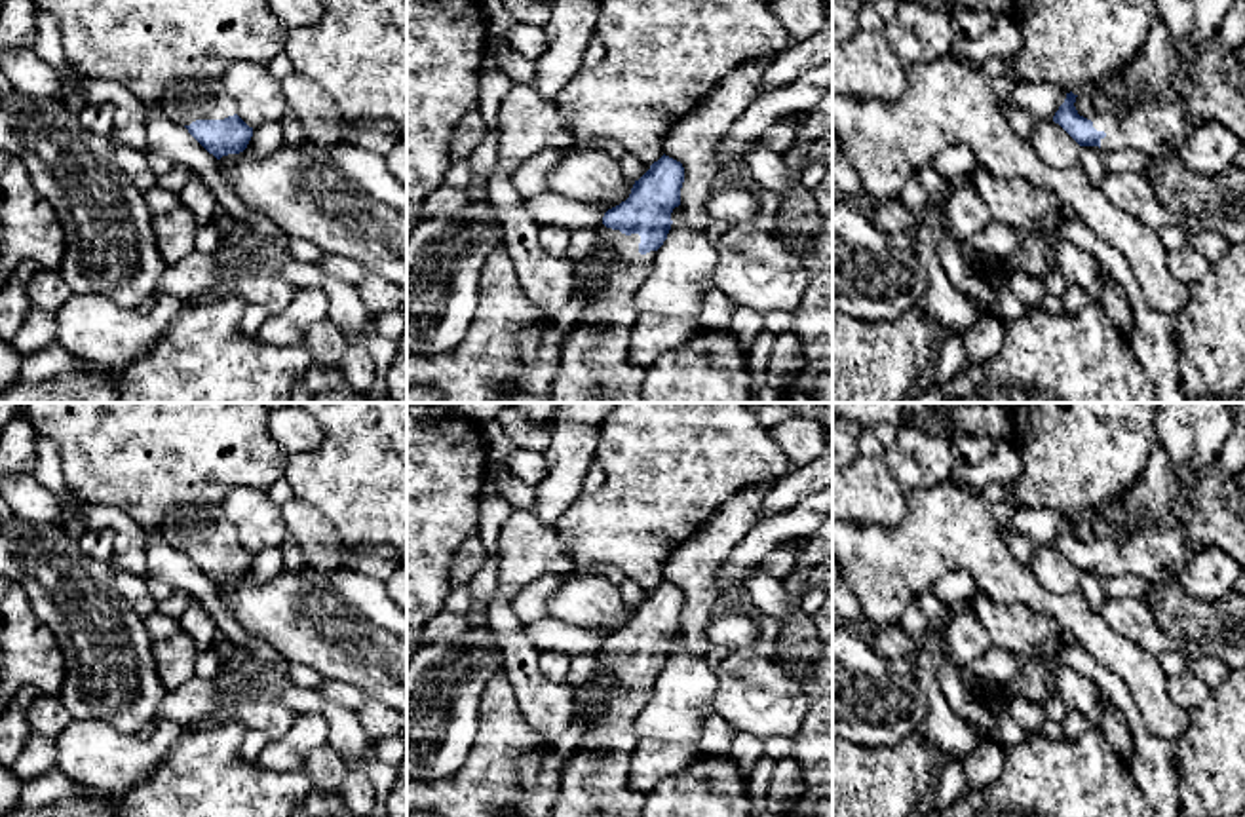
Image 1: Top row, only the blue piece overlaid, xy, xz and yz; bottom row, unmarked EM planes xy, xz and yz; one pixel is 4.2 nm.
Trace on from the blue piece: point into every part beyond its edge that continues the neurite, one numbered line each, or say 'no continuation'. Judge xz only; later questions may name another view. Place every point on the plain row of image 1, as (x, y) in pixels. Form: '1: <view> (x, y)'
1: xz (595, 781)

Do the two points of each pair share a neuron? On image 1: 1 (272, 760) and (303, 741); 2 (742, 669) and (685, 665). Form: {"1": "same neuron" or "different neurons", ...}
{"1": "same neuron", "2": "different neurons"}

